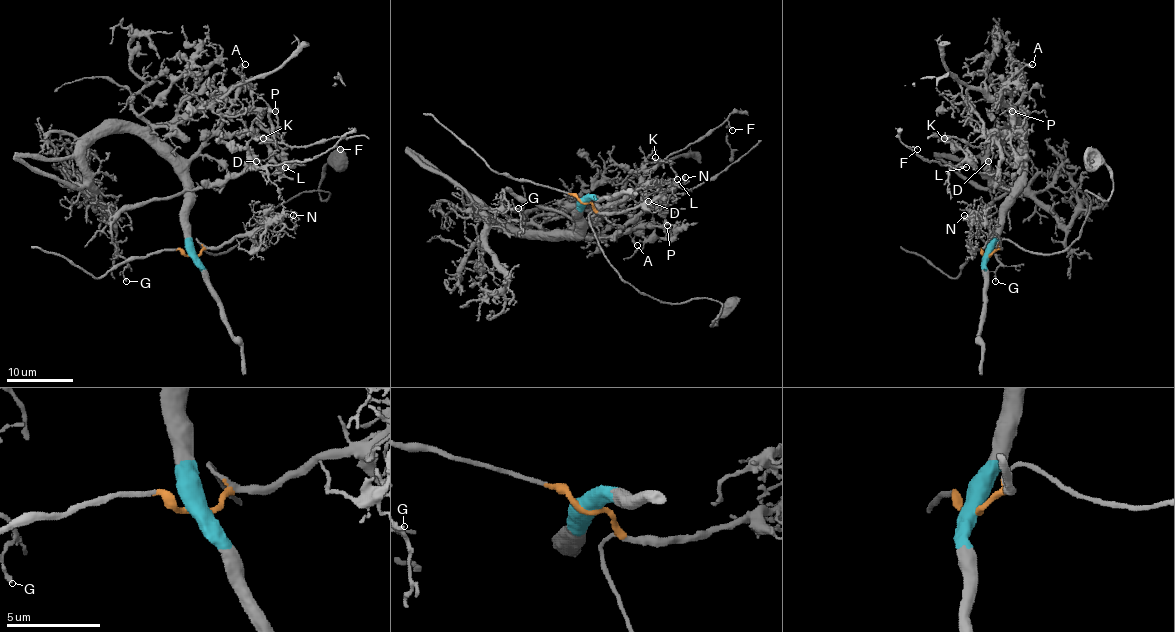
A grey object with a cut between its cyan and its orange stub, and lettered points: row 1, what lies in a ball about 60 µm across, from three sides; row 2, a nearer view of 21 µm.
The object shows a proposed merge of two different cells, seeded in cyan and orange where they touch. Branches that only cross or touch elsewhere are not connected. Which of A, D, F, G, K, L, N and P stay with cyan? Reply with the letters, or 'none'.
A, D, F, G, K, L, P

